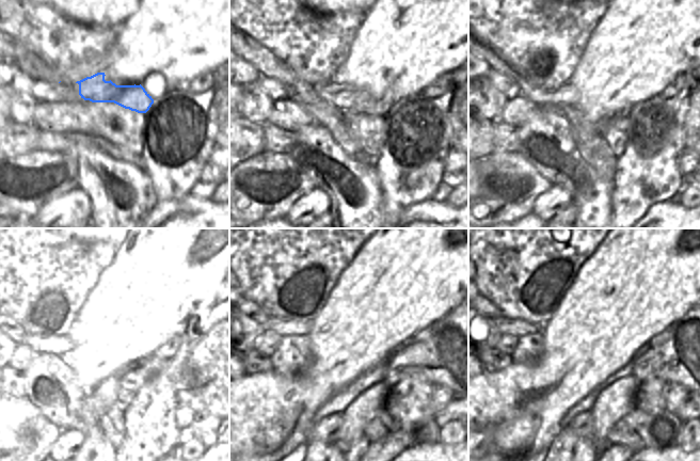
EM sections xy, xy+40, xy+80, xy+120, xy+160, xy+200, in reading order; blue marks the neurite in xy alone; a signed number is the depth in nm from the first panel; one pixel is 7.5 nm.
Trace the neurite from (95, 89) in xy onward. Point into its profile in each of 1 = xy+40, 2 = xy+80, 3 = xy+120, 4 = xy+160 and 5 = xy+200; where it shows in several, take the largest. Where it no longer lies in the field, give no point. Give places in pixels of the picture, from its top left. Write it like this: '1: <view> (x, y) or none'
1: xy+40 (345, 97)
2: xy+80 (567, 95)
3: xy+120 (47, 328)
4: xy+160 (282, 327)
5: xy+200 (516, 327)

